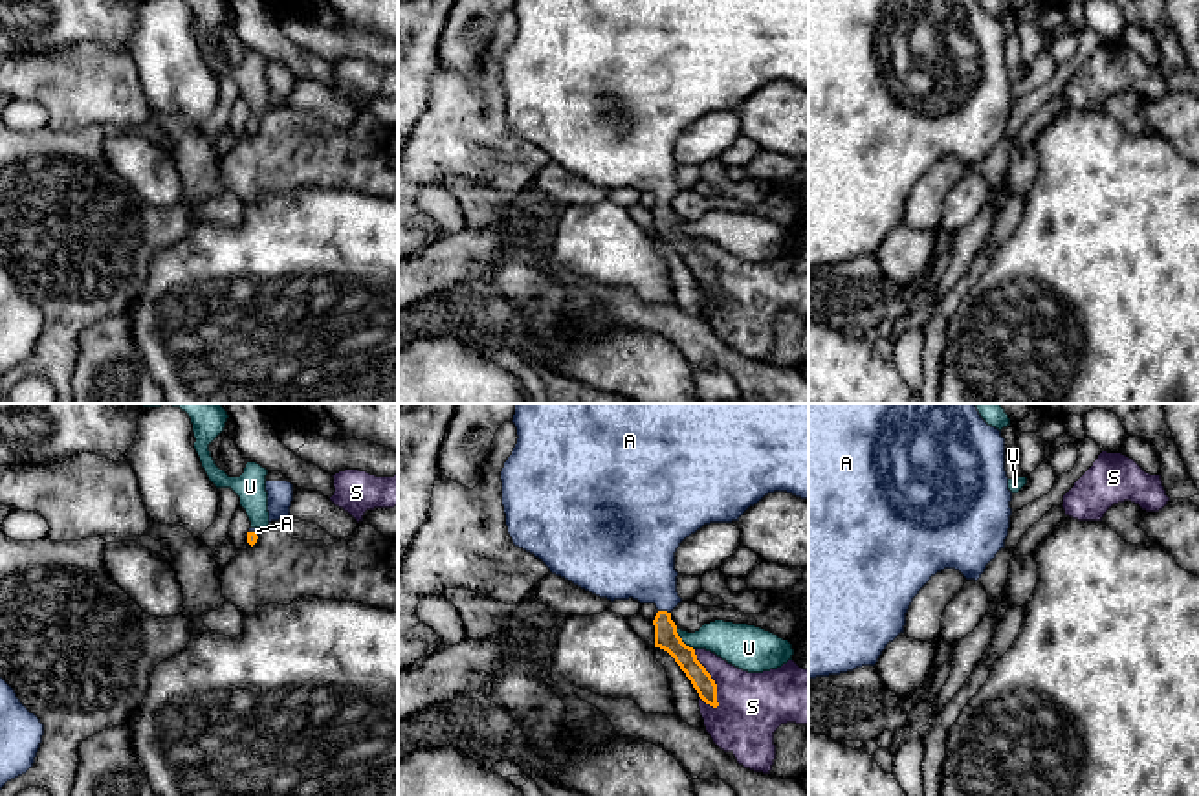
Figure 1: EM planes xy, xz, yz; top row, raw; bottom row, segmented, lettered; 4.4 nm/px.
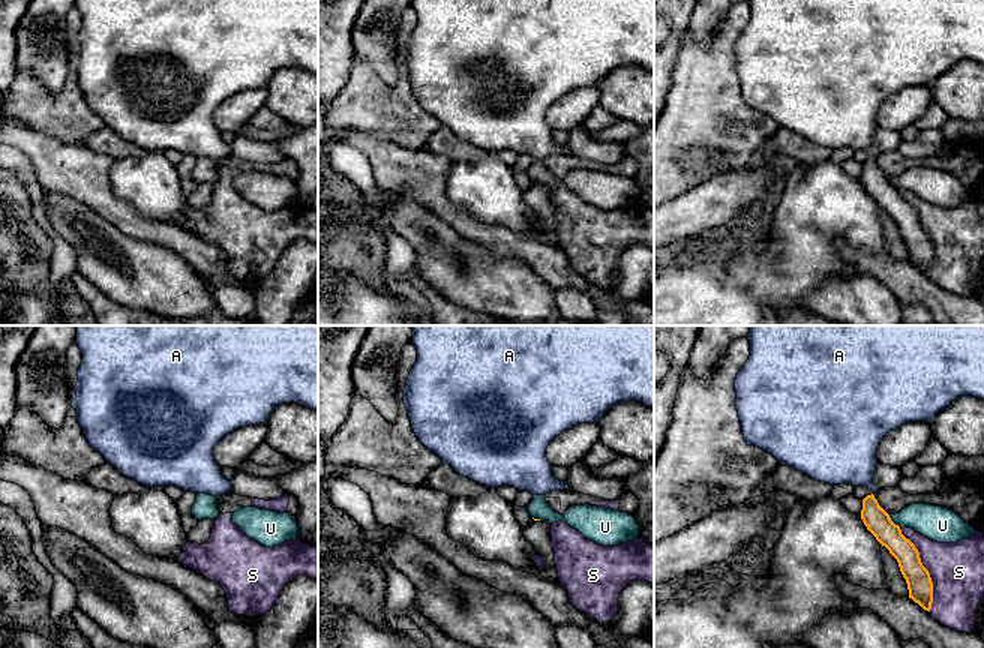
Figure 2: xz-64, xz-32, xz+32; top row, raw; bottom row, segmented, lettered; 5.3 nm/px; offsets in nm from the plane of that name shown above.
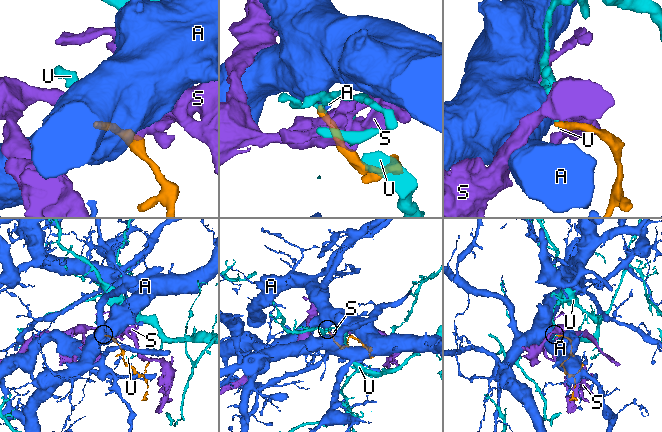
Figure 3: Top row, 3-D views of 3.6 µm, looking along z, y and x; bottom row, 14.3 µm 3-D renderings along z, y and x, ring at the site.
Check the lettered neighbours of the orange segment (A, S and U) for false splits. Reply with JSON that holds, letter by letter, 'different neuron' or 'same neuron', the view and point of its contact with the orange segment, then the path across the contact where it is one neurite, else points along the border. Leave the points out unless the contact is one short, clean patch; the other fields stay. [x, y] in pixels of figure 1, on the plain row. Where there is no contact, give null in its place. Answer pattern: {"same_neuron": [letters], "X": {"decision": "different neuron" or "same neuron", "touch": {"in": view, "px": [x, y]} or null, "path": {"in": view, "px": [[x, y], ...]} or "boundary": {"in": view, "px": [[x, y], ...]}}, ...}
{"same_neuron": ["A"], "A": {"decision": "same neuron", "touch": {"in": "xz", "px": [664, 200]}, "path": {"in": "xz", "px": [[666, 226], [664, 200], [662, 180], [637, 151]]}}, "S": {"decision": "different neuron", "touch": {"in": "xz", "px": [712, 268]}}, "U": {"decision": "different neuron", "touch": {"in": "xz", "px": [681, 230]}, "boundary": {"in": "xz", "px": [[675, 217], [677, 224], [693, 239]]}}}

